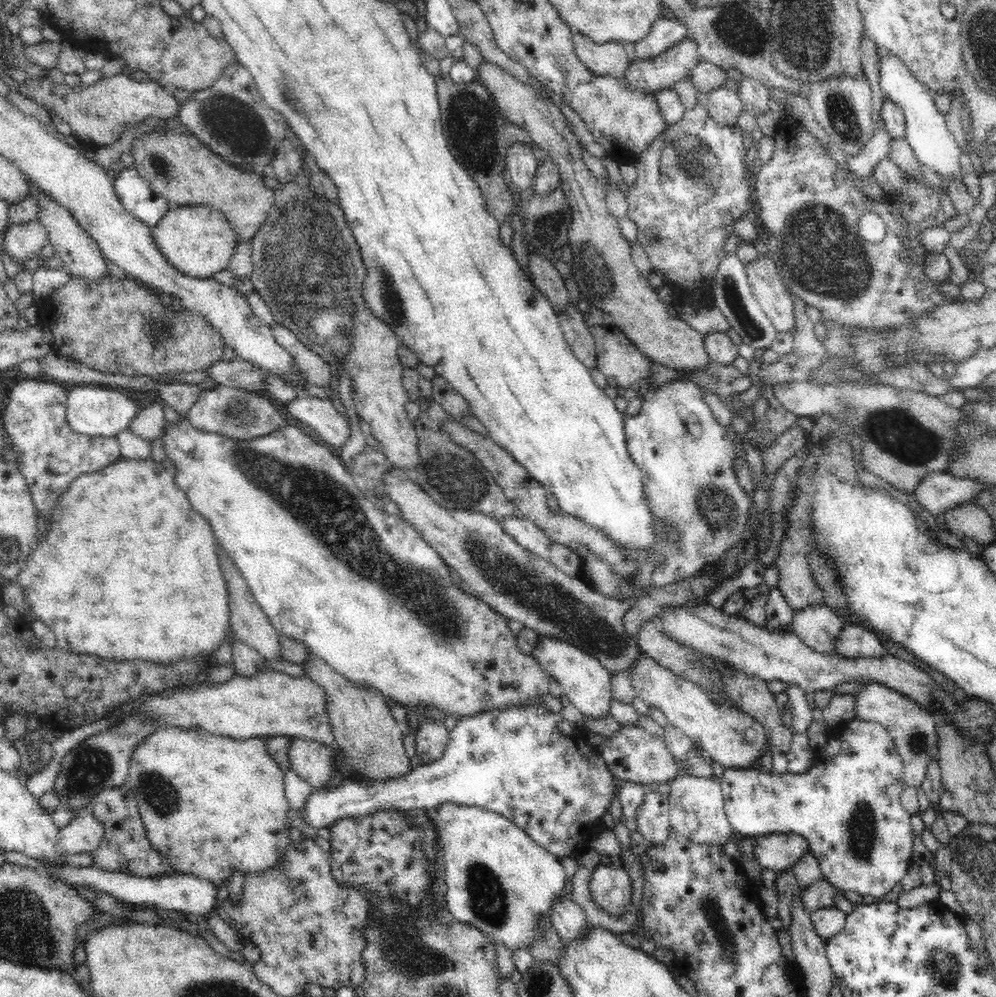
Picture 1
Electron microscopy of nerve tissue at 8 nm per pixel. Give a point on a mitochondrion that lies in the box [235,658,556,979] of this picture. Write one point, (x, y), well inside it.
(488, 899)

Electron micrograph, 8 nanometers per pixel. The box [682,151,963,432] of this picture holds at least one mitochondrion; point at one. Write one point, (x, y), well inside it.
(821, 254)

